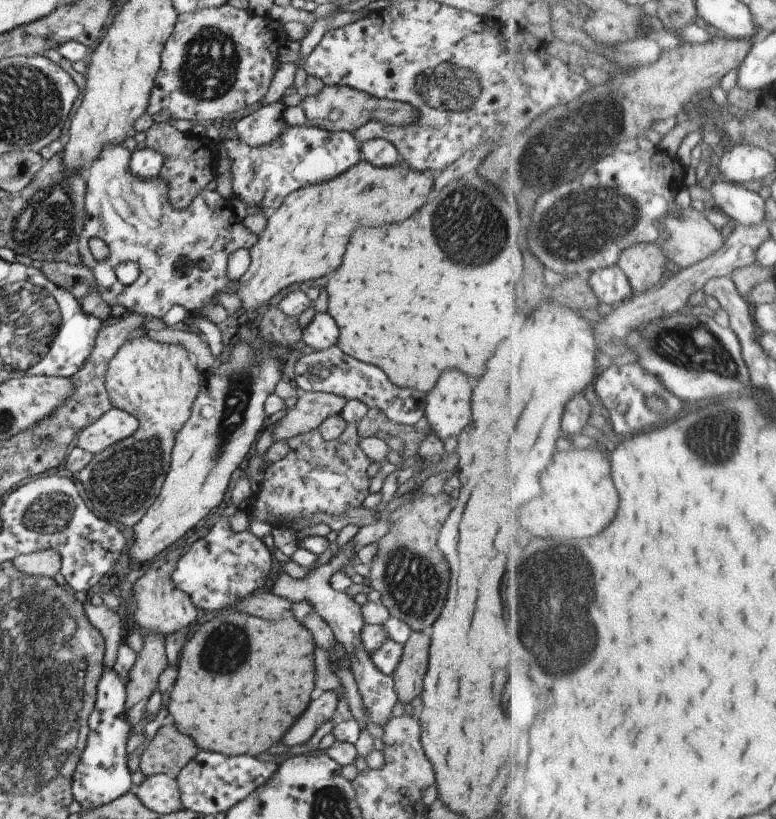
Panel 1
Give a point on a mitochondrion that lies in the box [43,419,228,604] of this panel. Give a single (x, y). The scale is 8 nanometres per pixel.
(123, 482)

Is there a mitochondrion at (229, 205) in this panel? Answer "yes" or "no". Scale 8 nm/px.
no

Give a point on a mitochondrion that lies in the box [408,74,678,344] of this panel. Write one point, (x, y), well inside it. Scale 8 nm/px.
(592, 219)

